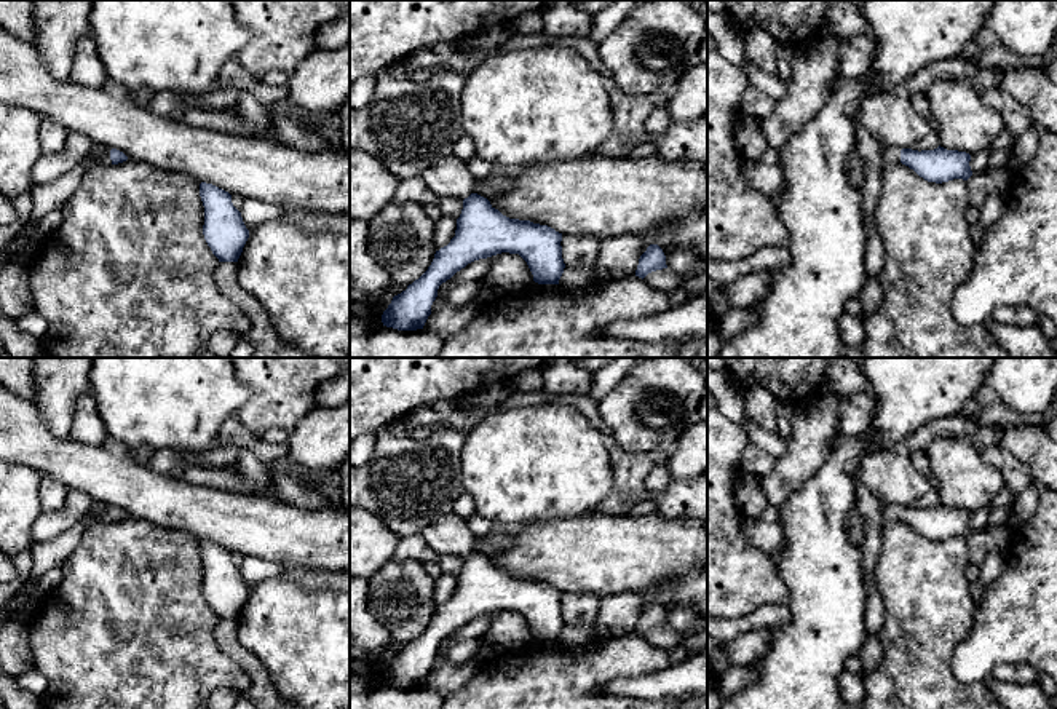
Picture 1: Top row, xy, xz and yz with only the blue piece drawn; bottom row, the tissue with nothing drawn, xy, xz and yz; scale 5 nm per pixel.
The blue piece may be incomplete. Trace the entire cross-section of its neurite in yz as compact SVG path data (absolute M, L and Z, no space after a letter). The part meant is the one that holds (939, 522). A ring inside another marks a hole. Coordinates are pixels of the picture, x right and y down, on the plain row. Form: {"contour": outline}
{"contour": "M888 505L881 509L883 527L902 521L913 527L920 535L928 540L948 540L953 537L968 538L972 533L971 513L958 508L947 508L937 505L934 508L912 508Z"}

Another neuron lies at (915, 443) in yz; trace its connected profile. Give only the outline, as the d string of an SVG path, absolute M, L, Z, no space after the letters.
M953 415L936 418L905 439L909 452L926 452L936 438L964 439L971 438L977 428L977 422L971 415Z

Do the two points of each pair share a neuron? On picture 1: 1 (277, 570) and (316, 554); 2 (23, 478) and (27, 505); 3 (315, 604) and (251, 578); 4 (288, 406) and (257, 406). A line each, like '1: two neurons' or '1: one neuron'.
1: two neurons
2: one neuron
3: two neurons
4: one neuron

